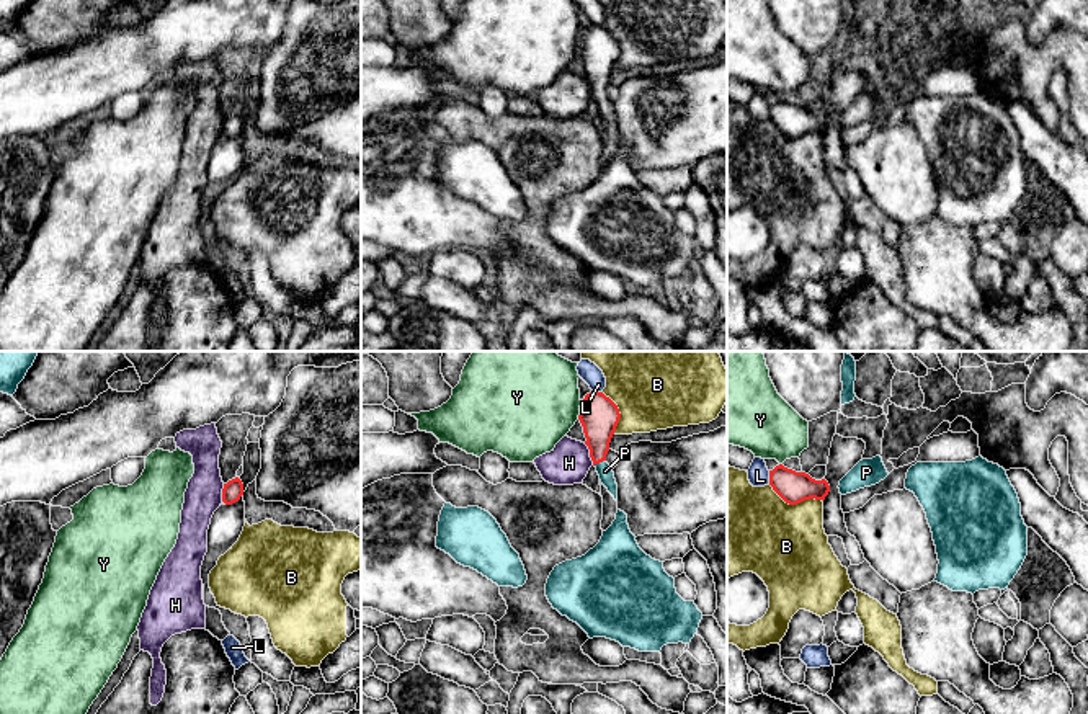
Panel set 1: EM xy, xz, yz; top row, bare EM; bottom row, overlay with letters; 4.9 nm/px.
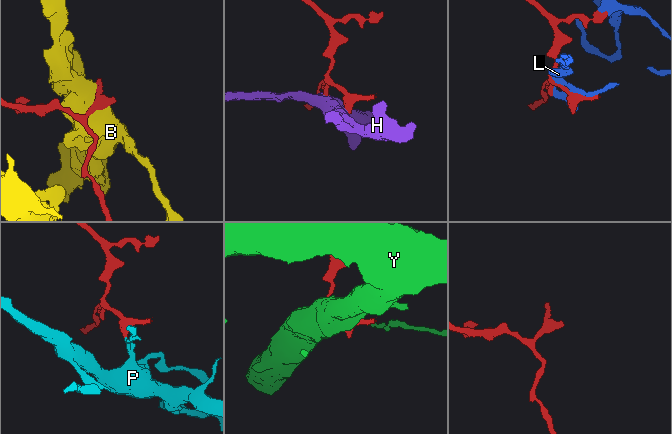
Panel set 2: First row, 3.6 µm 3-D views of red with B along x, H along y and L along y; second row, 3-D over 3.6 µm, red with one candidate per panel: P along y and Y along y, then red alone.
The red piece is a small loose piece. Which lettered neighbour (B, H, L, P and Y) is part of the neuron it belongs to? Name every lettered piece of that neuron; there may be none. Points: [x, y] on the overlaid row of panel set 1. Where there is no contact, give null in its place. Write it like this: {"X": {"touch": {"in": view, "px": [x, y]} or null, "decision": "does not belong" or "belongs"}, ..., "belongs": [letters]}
{"B": {"touch": {"in": "yz", "px": [794, 504]}, "decision": "does not belong"}, "H": {"touch": {"in": "xz", "px": [590, 455]}, "decision": "does not belong"}, "L": {"touch": {"in": "yz", "px": [770, 477]}, "decision": "does not belong"}, "P": {"touch": {"in": "xz", "px": [598, 463]}, "decision": "belongs"}, "Y": {"touch": {"in": "xz", "px": [580, 410]}, "decision": "does not belong"}, "belongs": ["P"]}

